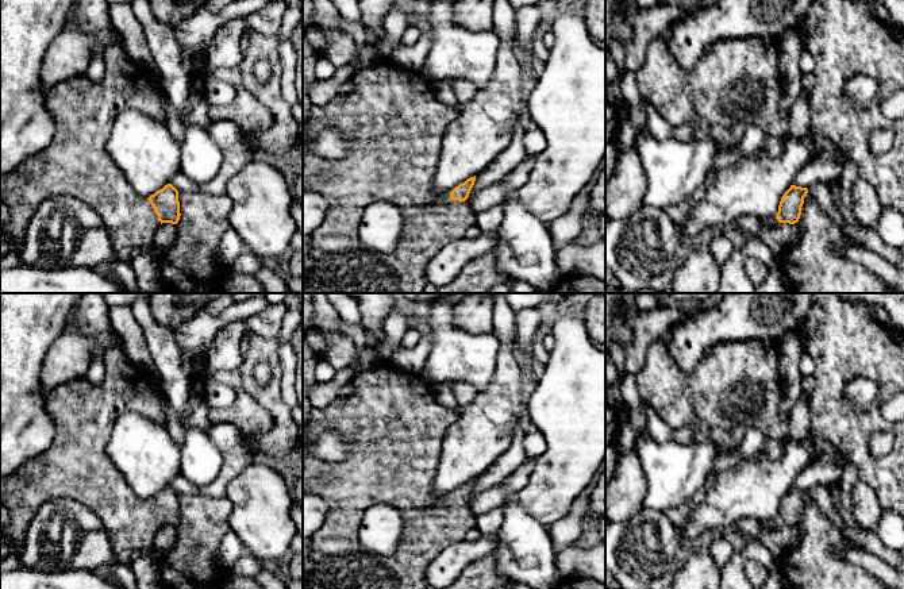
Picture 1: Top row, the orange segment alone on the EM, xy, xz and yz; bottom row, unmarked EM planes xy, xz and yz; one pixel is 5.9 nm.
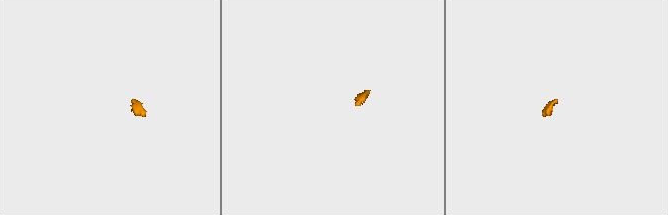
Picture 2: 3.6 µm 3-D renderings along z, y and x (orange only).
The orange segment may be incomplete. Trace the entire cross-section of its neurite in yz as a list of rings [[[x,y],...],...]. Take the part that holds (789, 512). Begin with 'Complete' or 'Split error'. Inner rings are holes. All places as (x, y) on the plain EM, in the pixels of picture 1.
Split error. [[[790,488],[790,490],[781,500],[777,517],[770,521],[762,521],[761,524],[766,530],[774,530],[780,526],[797,526],[804,503],[808,500],[811,500],[811,497],[807,490]]]

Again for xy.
Split error. [[[103,350],[101,355],[105,366],[104,381],[92,385],[81,377],[55,386],[47,397],[47,411],[55,426],[50,447],[22,465],[16,473],[0,480],[0,504],[9,512],[9,521],[0,535],[14,543],[16,554],[22,551],[28,526],[39,508],[61,497],[81,503],[100,519],[112,553],[122,565],[131,565],[135,550],[151,550],[162,526],[177,527],[180,523],[178,493],[172,486],[147,501],[142,500],[107,455],[114,424],[123,412],[139,412],[166,427],[165,397],[157,389],[151,373],[134,365],[123,351]]]

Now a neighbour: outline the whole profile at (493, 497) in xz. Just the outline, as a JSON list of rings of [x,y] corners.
[[[526,458],[526,461],[516,467],[508,478],[482,493],[480,493],[469,505],[474,516],[482,515],[496,507],[501,507],[507,497],[522,490],[530,481],[535,467],[535,458]]]

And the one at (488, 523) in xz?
[[[501,505],[476,516],[476,528],[484,535],[497,534],[503,521],[504,508]]]

